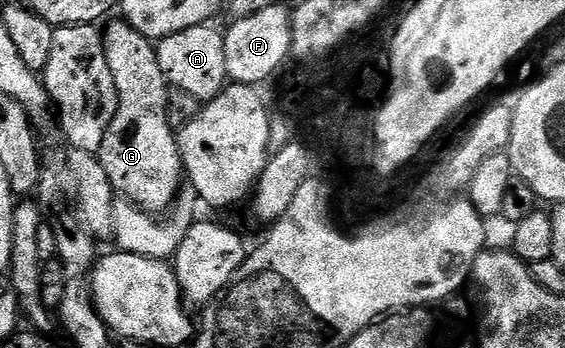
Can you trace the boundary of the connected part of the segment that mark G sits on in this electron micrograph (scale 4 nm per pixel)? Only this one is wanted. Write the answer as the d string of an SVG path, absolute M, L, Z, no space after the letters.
M124 20L112 22L113 21L110 21L108 23L108 25L110 24L109 27L104 27L103 37L105 39L105 55L107 56L107 62L111 64L111 72L115 76L115 88L117 89L117 114L114 116L112 124L109 125L109 131L107 132L107 136L103 140L103 144L101 145L101 149L99 151L101 166L107 172L107 176L111 180L114 191L116 191L120 197L122 194L122 196L125 197L124 201L126 203L132 204L134 207L138 208L138 210L145 211L146 214L161 216L164 215L161 213L163 213L164 210L176 200L177 189L179 189L181 186L181 178L183 182L181 144L178 135L175 133L175 126L173 130L172 124L169 123L169 114L171 115L171 87L169 83L165 81L165 73L163 72L163 68L159 68L159 60L157 59L157 52L154 43L150 41L150 39L144 38L144 36L142 36L141 33L136 30L136 28L129 25L128 22Z

